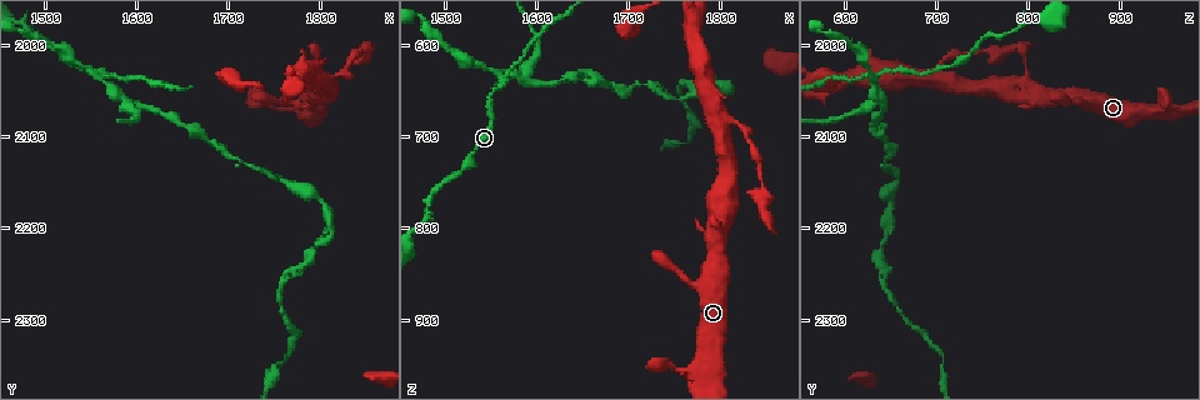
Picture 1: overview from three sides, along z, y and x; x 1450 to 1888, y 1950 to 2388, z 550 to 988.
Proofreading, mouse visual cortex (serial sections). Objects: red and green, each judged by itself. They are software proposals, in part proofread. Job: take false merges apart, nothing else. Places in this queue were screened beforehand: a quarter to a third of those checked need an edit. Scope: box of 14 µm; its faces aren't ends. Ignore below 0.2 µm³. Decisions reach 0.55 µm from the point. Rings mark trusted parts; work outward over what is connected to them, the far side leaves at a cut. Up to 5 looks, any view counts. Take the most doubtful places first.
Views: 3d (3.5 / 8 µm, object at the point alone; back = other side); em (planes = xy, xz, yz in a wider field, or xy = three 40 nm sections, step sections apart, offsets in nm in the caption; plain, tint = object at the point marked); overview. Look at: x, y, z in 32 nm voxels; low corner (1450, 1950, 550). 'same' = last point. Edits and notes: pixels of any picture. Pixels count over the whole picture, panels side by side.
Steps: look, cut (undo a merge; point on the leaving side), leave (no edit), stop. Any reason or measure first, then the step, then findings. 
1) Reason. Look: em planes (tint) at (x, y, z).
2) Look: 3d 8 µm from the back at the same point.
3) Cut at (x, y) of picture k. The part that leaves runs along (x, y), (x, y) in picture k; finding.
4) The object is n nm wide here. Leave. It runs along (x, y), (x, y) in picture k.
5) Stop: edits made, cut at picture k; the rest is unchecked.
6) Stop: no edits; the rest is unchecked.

Abrupt turn. Look: 3d 3.5 µm at (1565, 2035, 630).

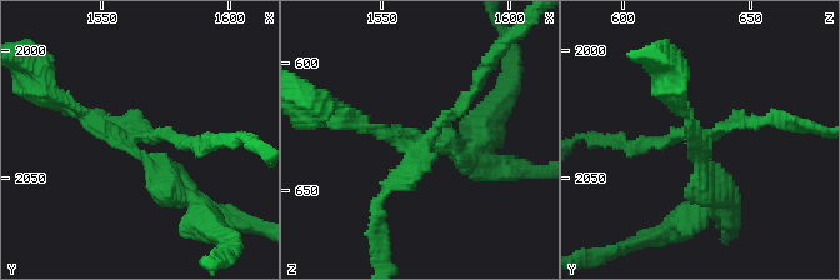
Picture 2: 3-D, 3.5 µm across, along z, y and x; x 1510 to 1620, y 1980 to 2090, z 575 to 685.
4 arms meet here; the arms are 150, 150, 150, 250 nm wide; now the EM. Look: em xy step 1 (tint) at (1562, 2034, 634).

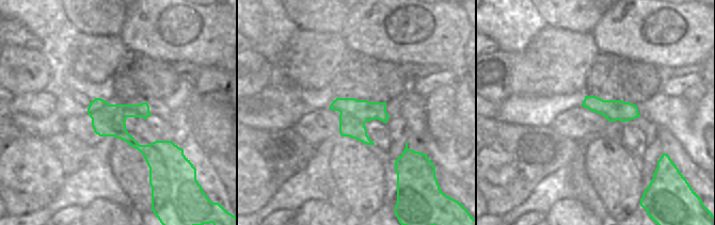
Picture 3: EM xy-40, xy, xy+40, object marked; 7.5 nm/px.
Cut at (705, 185) of picture 2. The part that leaves runs along (708, 139), (704, 178), (730, 220) in picture 2; two cells meet here.

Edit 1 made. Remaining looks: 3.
Look: overview.

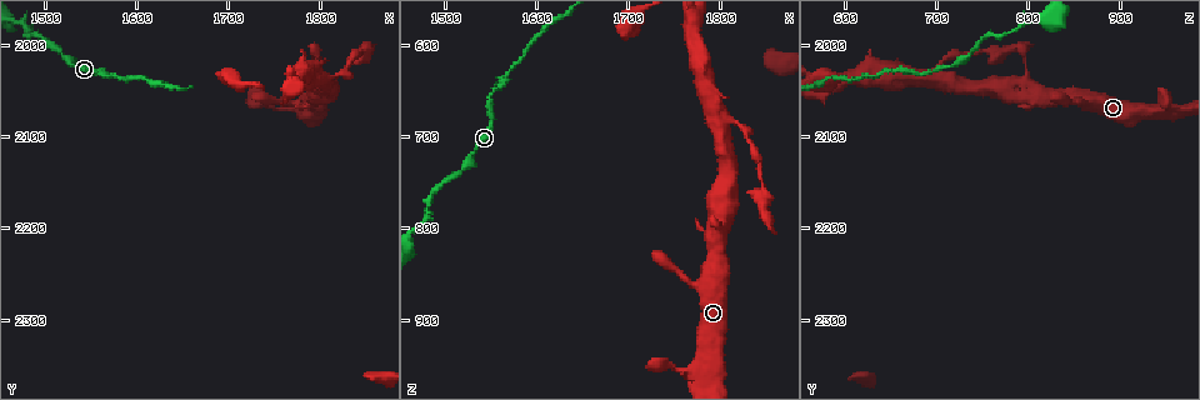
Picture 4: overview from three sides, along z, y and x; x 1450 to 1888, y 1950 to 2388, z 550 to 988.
Abrupt turn. Look: 3d 3.5 µm at (1810, 2035, 680).

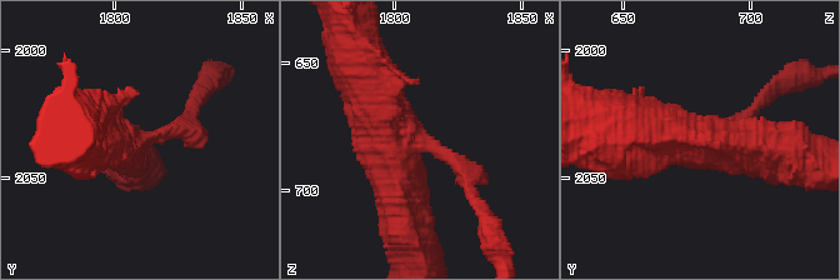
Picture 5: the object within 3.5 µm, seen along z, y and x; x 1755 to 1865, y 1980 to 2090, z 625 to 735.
Cut at (463, 170) of picture 5. The part that leaves runs along (429, 144), (464, 170), (490, 228) in picture 5; two cells meet here.

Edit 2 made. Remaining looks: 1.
Stop: edits made, cut at picture 2, cut at picture 5; the rest is unchecked.

